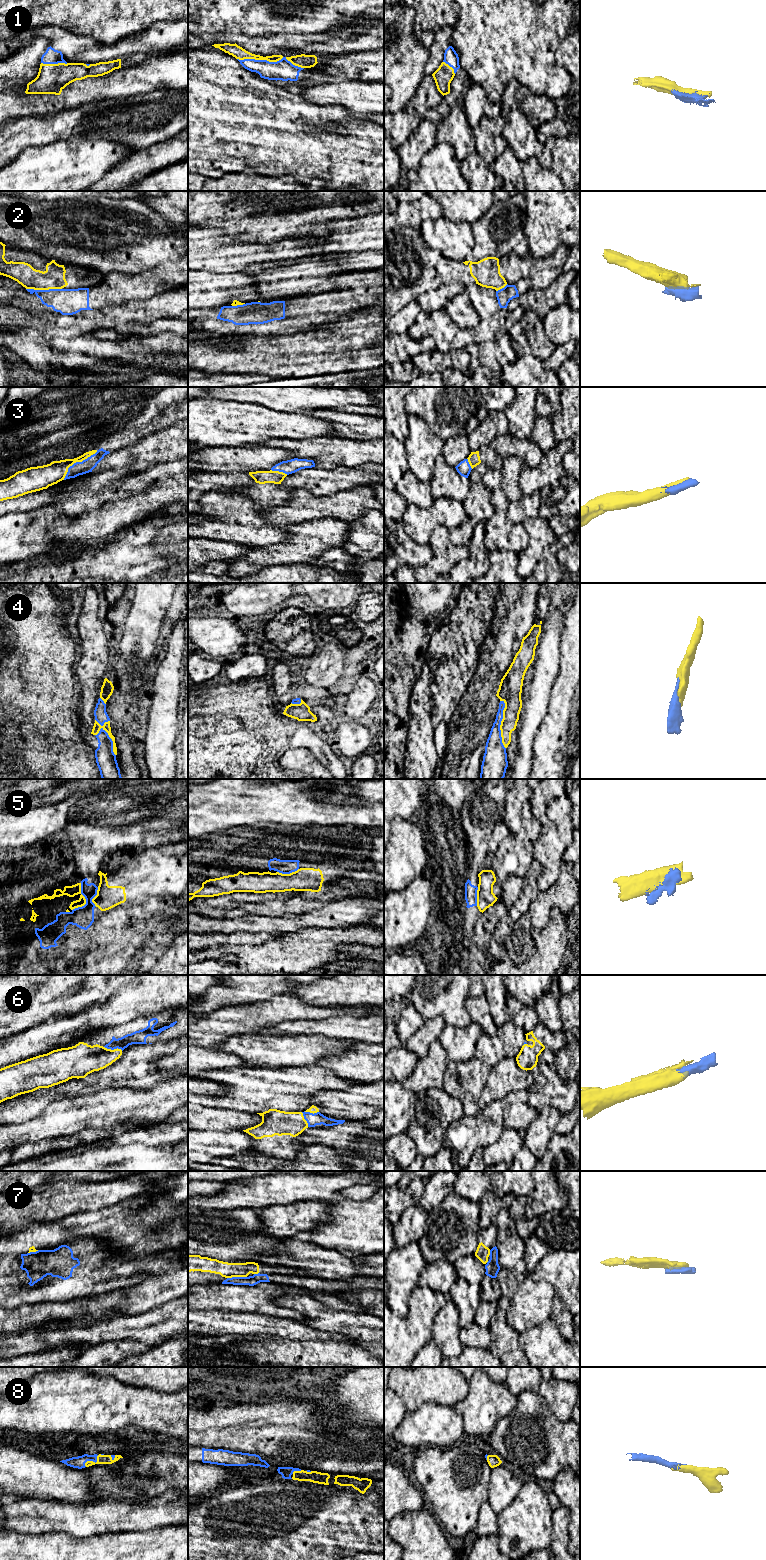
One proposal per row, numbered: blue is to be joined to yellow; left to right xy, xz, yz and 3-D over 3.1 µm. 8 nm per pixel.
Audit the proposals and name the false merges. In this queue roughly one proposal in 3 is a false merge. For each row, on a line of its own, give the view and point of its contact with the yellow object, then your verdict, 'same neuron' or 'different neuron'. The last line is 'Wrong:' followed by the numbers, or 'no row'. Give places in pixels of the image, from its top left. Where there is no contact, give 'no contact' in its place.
1: meets yellow in xz at (260, 59); same neuron
2: meets yellow in xy at (44, 289); different neuron
3: meets yellow in xy at (77, 461); same neuron
4: meets yellow in xy at (109, 736); same neuron
5: meets yellow in xy at (85, 900); different neuron
6: meets yellow in xy at (114, 1049); same neuron
7: meets yellow in xz at (236, 1276); different neuron
8: meets yellow in xy at (92, 1461); same neuron
Wrong: 2, 5, 7

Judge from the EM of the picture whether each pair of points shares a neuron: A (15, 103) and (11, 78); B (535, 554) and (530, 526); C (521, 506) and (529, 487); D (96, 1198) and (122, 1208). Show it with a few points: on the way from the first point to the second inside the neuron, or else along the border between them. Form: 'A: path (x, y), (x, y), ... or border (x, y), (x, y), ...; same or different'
A: border (26, 83), (10, 89); different
B: path (535, 547), (535, 533); same
C: border (538, 489), (530, 494), (523, 495); different
D: border (134, 1195), (91, 1212); different

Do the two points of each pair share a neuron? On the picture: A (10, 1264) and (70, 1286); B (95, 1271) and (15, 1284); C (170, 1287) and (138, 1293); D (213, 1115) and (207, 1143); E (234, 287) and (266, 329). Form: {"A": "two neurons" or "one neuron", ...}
{"A": "one neuron", "B": "one neuron", "C": "one neuron", "D": "two neurons", "E": "one neuron"}

